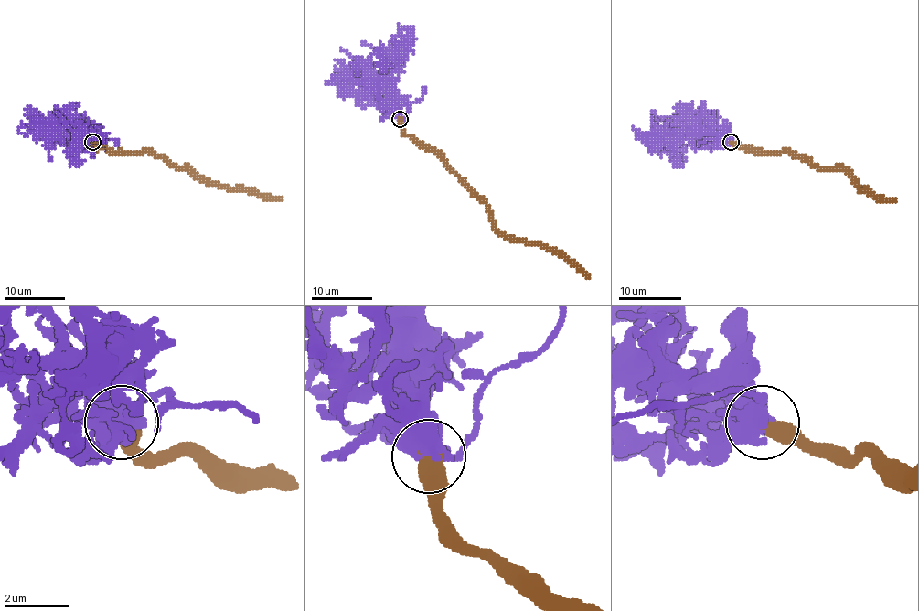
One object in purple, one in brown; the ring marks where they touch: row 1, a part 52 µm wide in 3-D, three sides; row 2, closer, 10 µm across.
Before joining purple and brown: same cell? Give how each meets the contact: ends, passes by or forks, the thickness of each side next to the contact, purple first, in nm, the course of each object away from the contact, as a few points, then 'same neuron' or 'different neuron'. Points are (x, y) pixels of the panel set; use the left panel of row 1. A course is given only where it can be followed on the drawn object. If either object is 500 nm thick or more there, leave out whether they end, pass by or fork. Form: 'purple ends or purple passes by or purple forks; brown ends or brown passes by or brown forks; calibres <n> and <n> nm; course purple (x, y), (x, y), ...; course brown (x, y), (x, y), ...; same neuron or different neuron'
calibres 500 and 550 nm; course purple (91, 142), (81, 135), (89, 137), (86, 133), (87, 135), (91, 131), (90, 128); course brown (91, 142), (96, 147), (155, 152), (209, 181), (278, 196), (283, 200); different neuron

